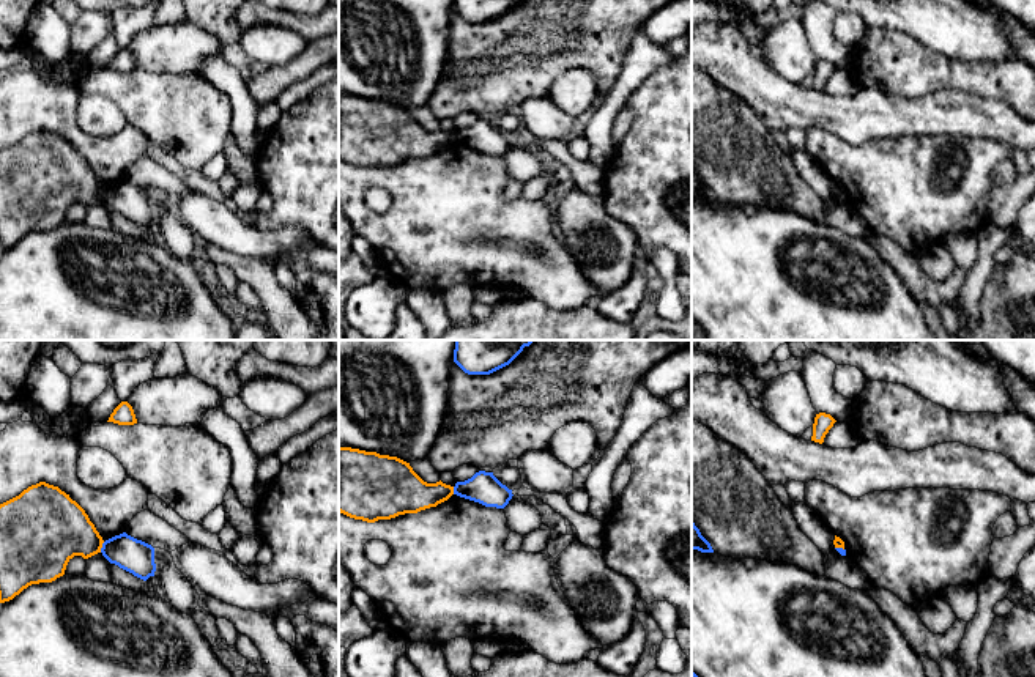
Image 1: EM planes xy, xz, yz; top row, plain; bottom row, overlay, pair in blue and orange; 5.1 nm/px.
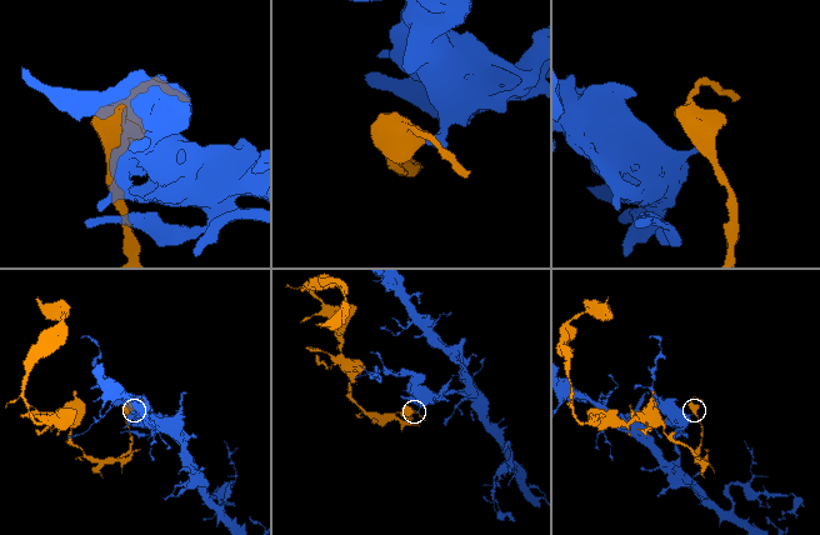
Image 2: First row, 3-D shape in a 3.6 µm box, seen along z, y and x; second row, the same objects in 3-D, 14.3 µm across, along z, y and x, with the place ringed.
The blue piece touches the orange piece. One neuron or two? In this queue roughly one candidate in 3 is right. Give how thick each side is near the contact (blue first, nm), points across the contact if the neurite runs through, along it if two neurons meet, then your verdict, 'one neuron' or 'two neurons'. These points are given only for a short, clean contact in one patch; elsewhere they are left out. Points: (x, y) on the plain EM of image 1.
calibres 170 and 320 nm; border xy (104, 189), (100, 199); two neurons

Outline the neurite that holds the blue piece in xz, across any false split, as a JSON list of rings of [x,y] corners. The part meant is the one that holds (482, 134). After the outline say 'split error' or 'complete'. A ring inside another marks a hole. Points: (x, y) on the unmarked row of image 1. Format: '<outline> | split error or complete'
[[[479,118],[465,129],[457,129],[454,142],[485,154],[504,156],[512,146],[512,137],[503,132],[493,120]]] | complete

